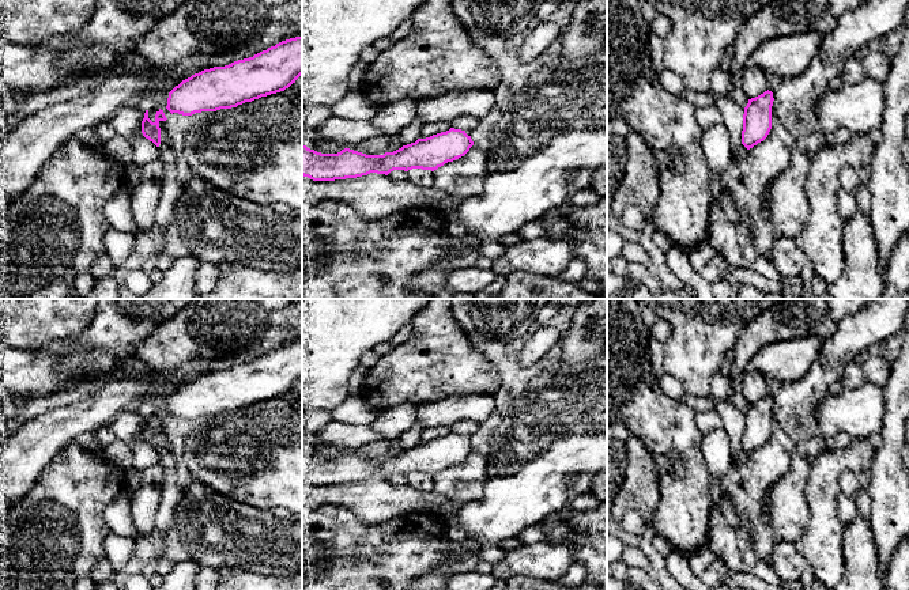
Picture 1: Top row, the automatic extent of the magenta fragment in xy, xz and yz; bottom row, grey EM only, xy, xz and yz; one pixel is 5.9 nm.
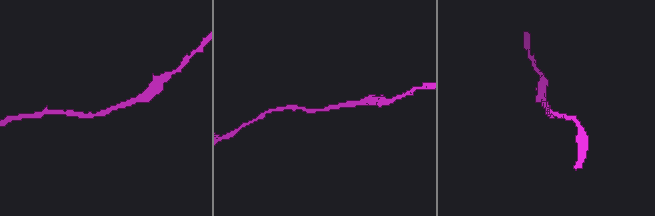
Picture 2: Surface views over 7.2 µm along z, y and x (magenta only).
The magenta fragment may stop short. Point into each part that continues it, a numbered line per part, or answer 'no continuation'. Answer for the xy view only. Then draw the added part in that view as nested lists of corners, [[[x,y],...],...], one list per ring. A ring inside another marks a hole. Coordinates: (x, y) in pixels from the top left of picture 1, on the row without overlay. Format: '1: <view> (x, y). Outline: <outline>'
1: xy (170, 490). Outline: [[[161,435],[159,465],[163,469],[162,500],[155,515],[154,533],[163,540],[173,523],[174,511],[180,502],[180,485],[177,483],[176,458],[169,449],[165,435]]]

